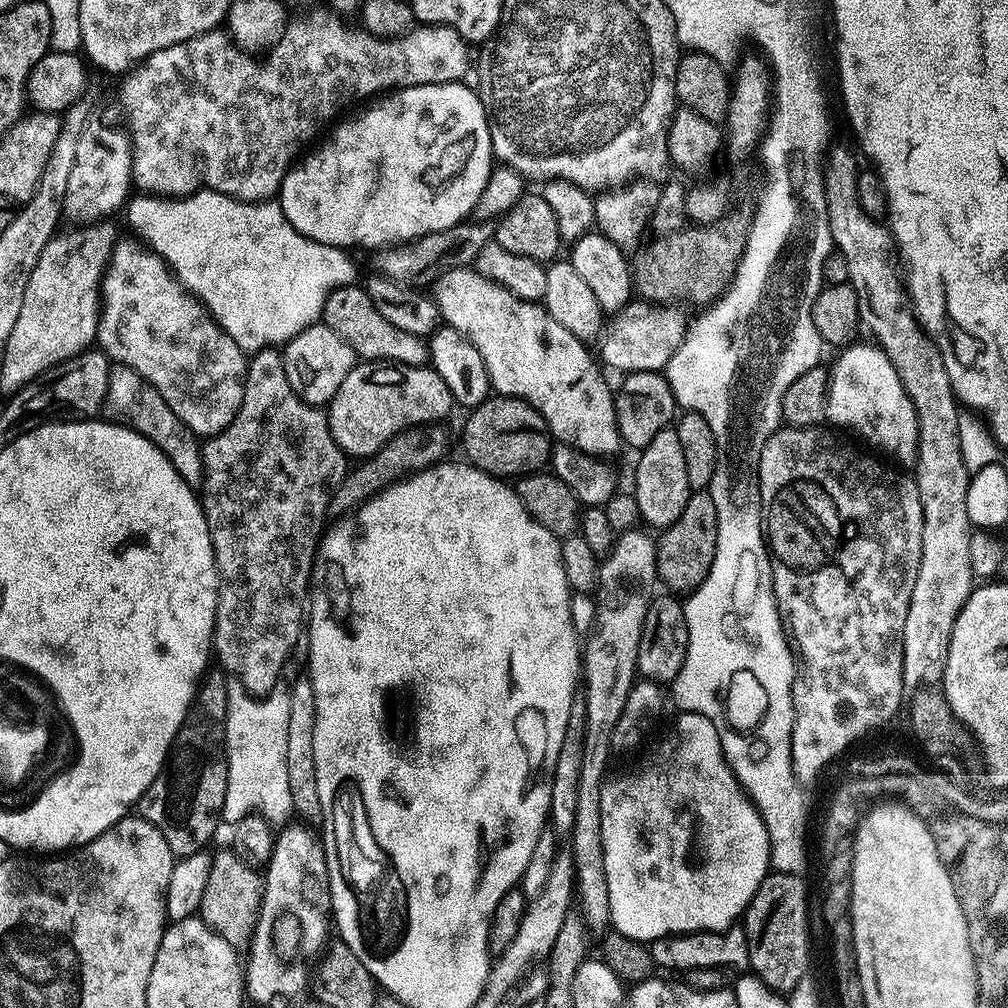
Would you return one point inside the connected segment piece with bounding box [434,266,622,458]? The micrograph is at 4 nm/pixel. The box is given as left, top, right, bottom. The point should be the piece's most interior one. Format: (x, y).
(528, 356)

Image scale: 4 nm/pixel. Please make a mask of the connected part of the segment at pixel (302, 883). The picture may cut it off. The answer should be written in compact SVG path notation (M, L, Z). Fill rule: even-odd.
M293 822L285 823L283 827L281 827L281 828L284 828L284 827L285 828L282 830L279 829L279 831L276 832L276 845L274 846L274 850L272 851L272 857L269 858L268 863L262 872L262 879L264 882L264 893L262 894L262 902L260 903L260 913L258 914L256 918L256 929L254 930L252 934L252 943L249 944L246 949L246 955L248 955L248 960L246 956L246 967L243 969L244 987L246 989L246 996L247 996L247 999L251 1001L251 1003L253 1000L253 1002L256 1004L268 1004L271 1002L271 1000L278 999L279 996L296 996L299 994L299 992L306 991L308 988L308 975L310 975L312 972L312 963L314 963L316 959L317 959L316 963L317 961L321 959L322 953L325 951L326 945L329 943L329 940L330 940L330 937L328 937L328 928L330 932L330 921L332 920L332 895L330 894L330 882L328 881L328 857L326 855L326 848L325 848L325 845L322 843L322 840L321 840L322 845L320 845L319 838L316 837L315 834L312 833L310 829L308 829L311 827L309 827L307 823L304 823L304 822L295 822L296 824L292 824L292 823Z

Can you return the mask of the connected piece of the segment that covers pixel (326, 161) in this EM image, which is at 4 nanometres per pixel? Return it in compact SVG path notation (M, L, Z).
M457 82L398 88L381 95L372 102L377 104L362 109L357 116L341 119L335 125L337 128L312 153L309 151L303 159L293 163L280 184L278 203L294 230L314 242L335 248L383 250L469 219L482 190L486 190L494 157L488 113L479 95L466 85Z

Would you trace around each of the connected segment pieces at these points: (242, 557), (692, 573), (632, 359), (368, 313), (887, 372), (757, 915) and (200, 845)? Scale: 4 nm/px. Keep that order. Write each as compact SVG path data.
M279 347L262 348L259 352L251 353L248 362L248 373L244 376L244 393L242 406L238 414L234 414L234 422L226 426L217 436L209 436L203 441L204 453L204 482L202 485L202 503L204 505L204 523L210 530L212 539L212 559L218 577L218 591L216 594L216 631L212 634L214 656L220 659L219 667L229 677L241 680L246 691L260 698L272 691L281 683L280 671L293 655L296 643L302 638L302 629L306 624L306 601L310 596L312 569L318 559L318 549L322 539L320 531L324 528L324 520L328 516L328 503L336 493L336 488L346 475L344 460L346 453L336 445L335 438L328 425L328 414L323 407L308 404L290 386L286 378L286 366Z
M707 489L693 491L677 522L661 531L656 546L656 572L659 581L666 584L671 593L691 593L705 580L717 548L717 510Z
M639 298L633 299L621 312L609 315L606 323L601 327L598 335L600 352L598 356L605 365L617 368L620 374L629 372L660 372L667 369L668 359L678 350L680 343L684 341L686 331L686 319L678 313L675 307L661 306Z
M356 284L336 288L329 294L322 322L330 330L334 330L334 334L341 336L355 350L361 361L391 362L410 366L424 366L429 363L425 337L406 334L406 330L386 322L386 318L378 314L374 302L370 302L367 291Z
M853 342L832 364L824 411L840 428L857 432L868 444L889 452L908 466L915 465L918 450L918 418L890 358L875 343Z
M773 871L765 876L762 883L758 886L758 890L754 894L754 898L748 903L742 917L742 927L744 930L744 938L748 943L748 968L751 975L756 978L759 983L763 984L767 991L779 994L790 994L798 986L798 982L805 979L808 968L808 888L804 885L805 877L803 875L795 876L794 874L786 874L785 872Z
M215 671L201 679L162 770L138 801L139 815L162 830L166 846L176 858L205 851L216 827L222 824L228 785L228 747L224 743L229 677L223 671Z

